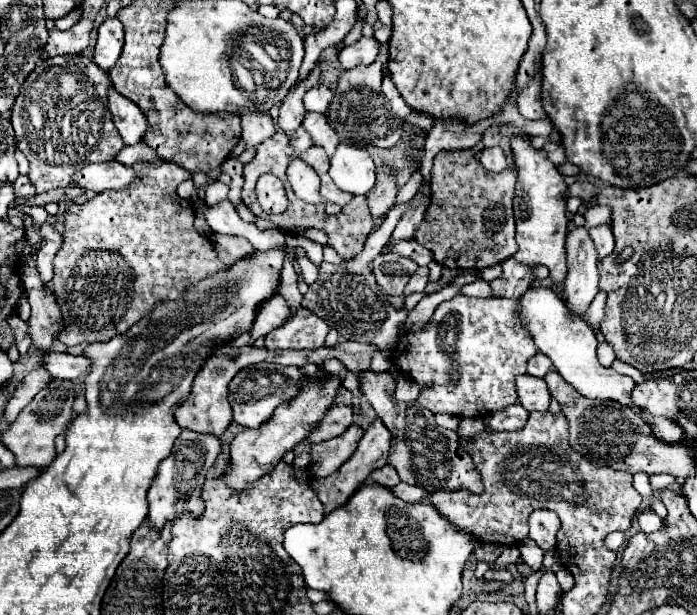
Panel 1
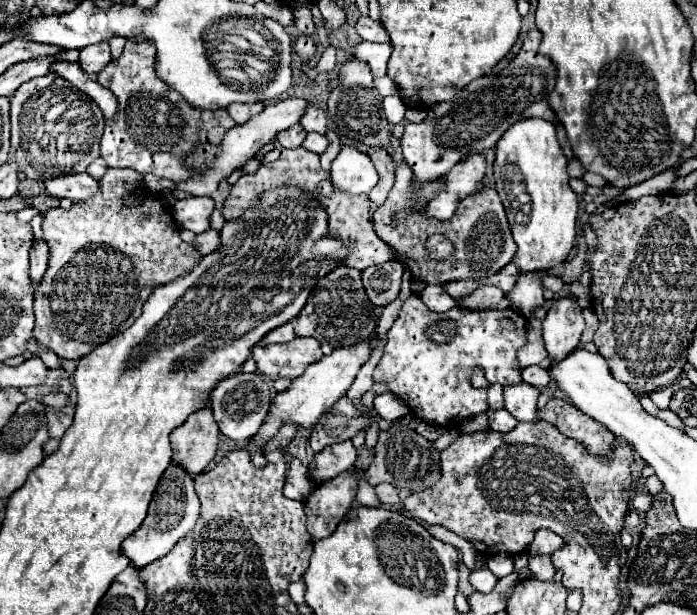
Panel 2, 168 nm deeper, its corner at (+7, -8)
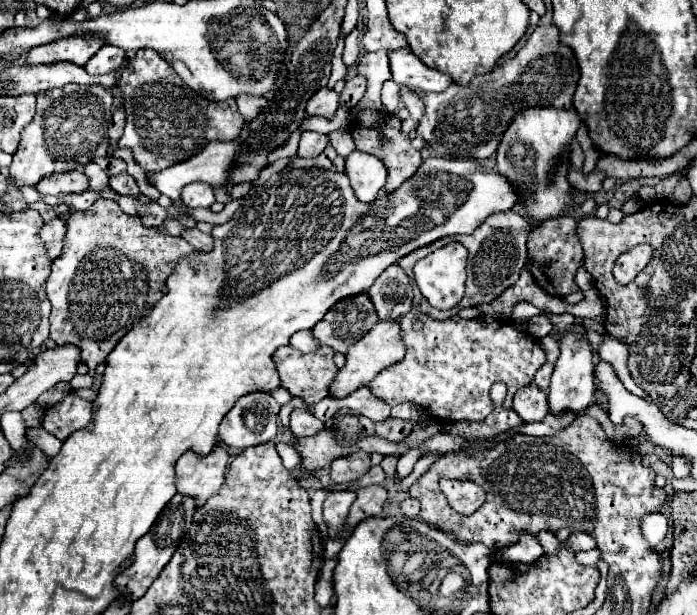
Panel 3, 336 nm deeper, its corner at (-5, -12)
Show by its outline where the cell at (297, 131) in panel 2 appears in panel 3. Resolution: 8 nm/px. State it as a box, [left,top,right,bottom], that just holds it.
[297,131,327,157]

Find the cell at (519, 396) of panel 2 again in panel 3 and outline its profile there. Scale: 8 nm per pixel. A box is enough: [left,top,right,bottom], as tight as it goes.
[513,385,549,423]

